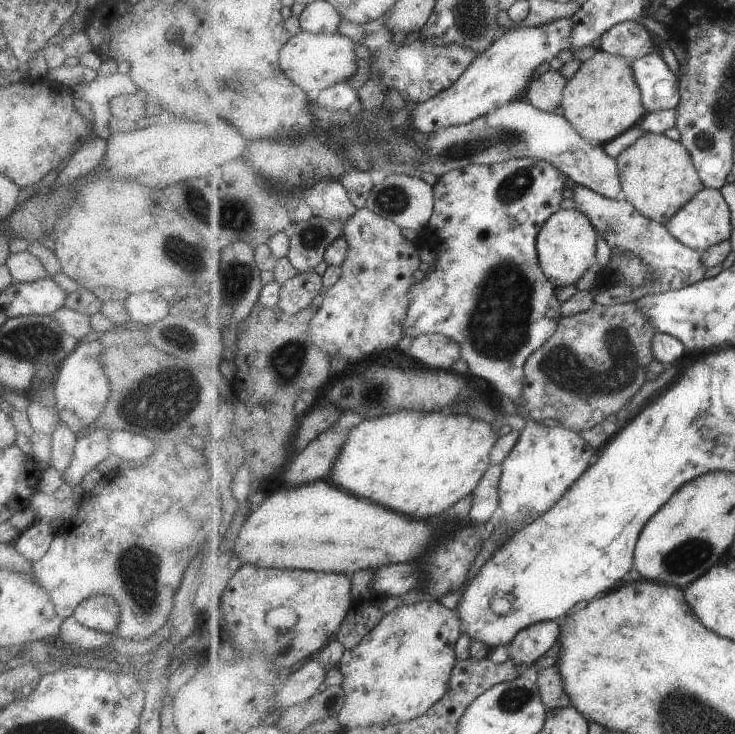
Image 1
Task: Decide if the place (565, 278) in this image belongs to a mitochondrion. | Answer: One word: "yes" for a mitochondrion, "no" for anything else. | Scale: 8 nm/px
no

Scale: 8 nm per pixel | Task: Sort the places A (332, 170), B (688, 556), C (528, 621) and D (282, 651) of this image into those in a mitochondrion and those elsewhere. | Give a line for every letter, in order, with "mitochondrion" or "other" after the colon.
A: other
B: mitochondrion
C: other
D: mitochondrion

